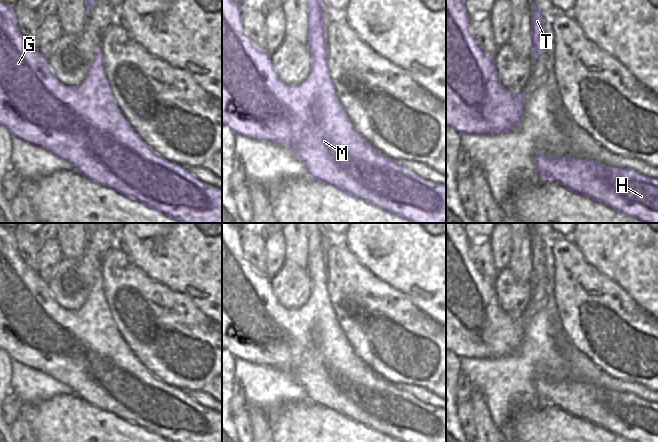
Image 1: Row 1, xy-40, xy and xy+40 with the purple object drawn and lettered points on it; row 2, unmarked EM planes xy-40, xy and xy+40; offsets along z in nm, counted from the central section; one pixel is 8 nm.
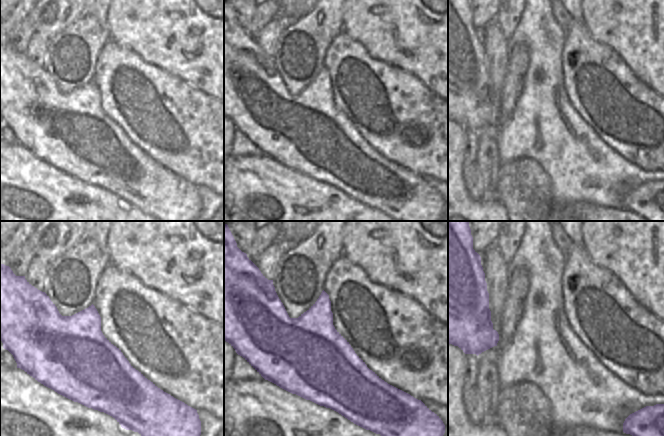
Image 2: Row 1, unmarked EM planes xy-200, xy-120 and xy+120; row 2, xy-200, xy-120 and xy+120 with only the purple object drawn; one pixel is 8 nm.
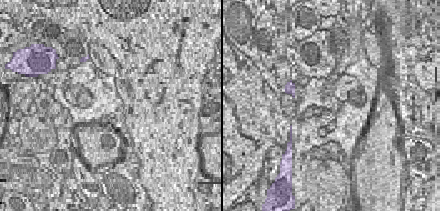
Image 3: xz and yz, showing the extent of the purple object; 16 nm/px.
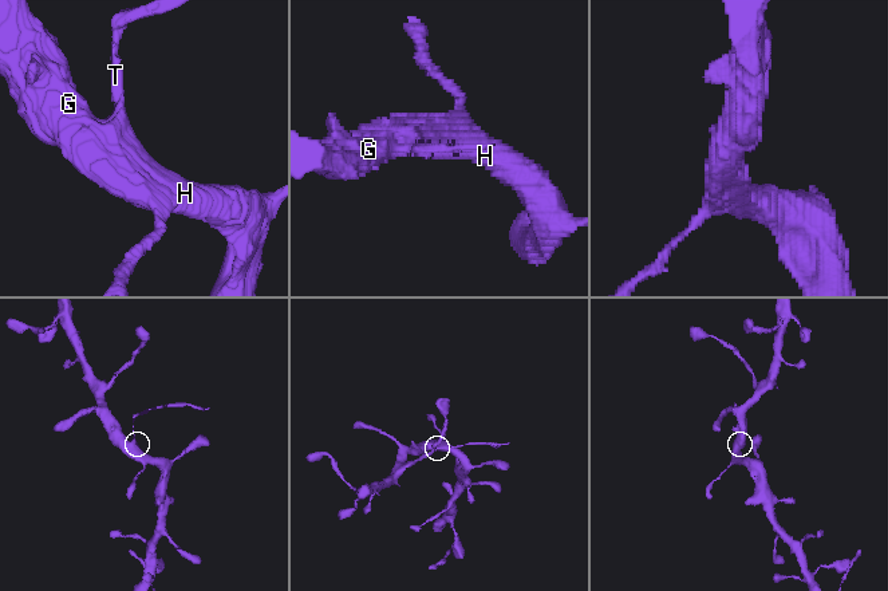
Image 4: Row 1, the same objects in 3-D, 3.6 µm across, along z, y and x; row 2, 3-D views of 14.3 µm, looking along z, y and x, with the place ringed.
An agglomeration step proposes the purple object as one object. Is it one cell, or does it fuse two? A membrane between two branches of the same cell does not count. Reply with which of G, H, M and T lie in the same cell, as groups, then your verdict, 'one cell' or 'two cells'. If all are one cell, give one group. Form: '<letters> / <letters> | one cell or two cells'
G H M / T | two cells

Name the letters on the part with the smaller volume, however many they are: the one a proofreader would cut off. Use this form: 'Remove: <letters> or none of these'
Remove: T.

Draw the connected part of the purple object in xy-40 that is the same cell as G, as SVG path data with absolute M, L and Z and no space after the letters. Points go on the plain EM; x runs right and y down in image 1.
M0 225L0 349L4 350L11 360L44 372L58 382L70 386L74 394L82 400L170 442L222 442L222 414L198 404L185 391L166 384L135 357L111 317L101 274L97 274L85 303L78 310L66 310L55 301L47 282L19 255L13 230L2 225Z

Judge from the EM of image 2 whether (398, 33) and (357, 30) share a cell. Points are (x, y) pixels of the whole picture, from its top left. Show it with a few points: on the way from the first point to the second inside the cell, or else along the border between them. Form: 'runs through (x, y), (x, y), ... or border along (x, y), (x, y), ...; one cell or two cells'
runs through (388, 30), (367, 30); one cell

